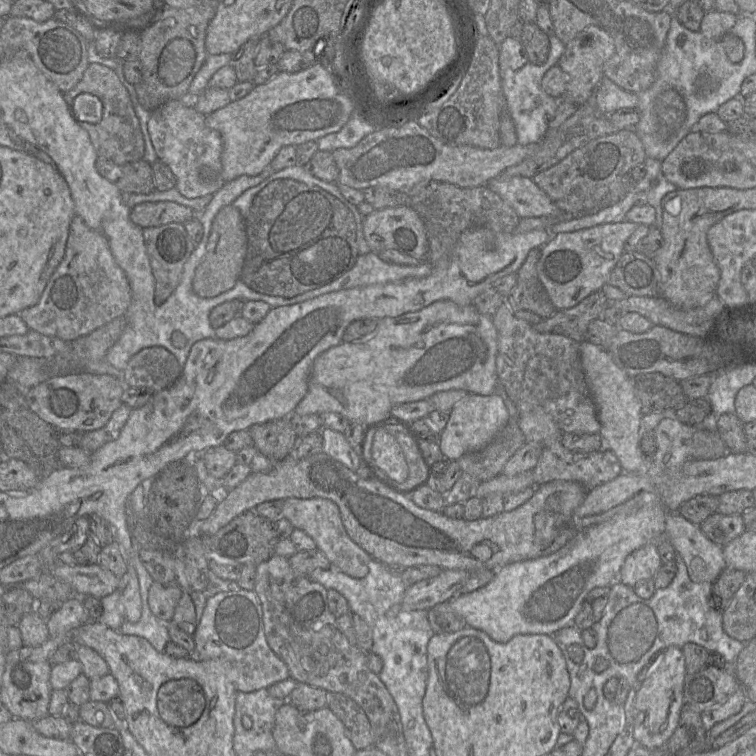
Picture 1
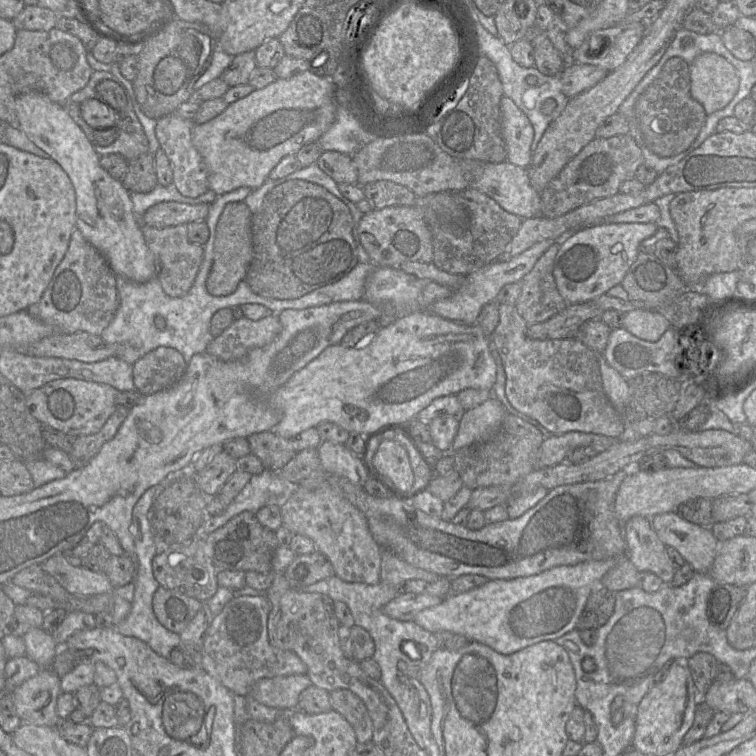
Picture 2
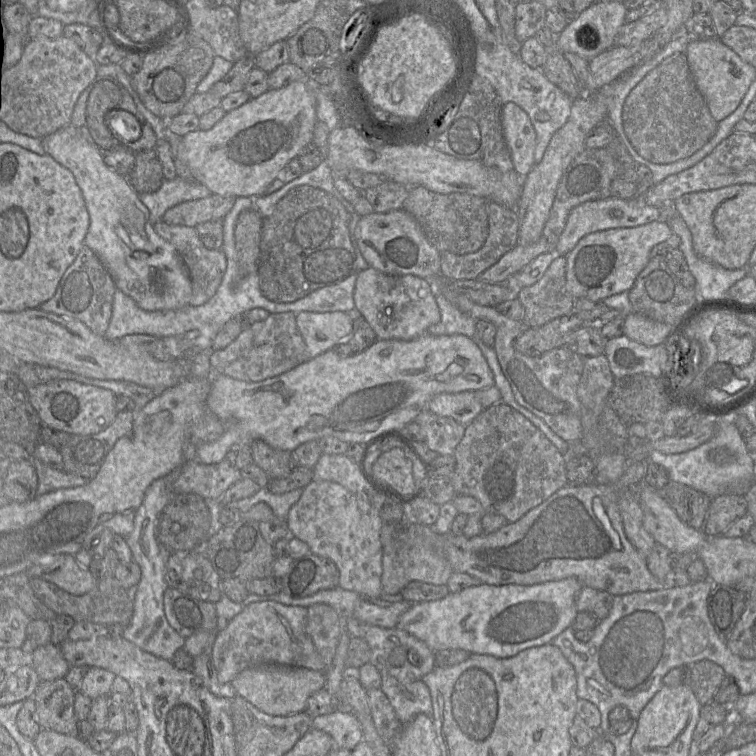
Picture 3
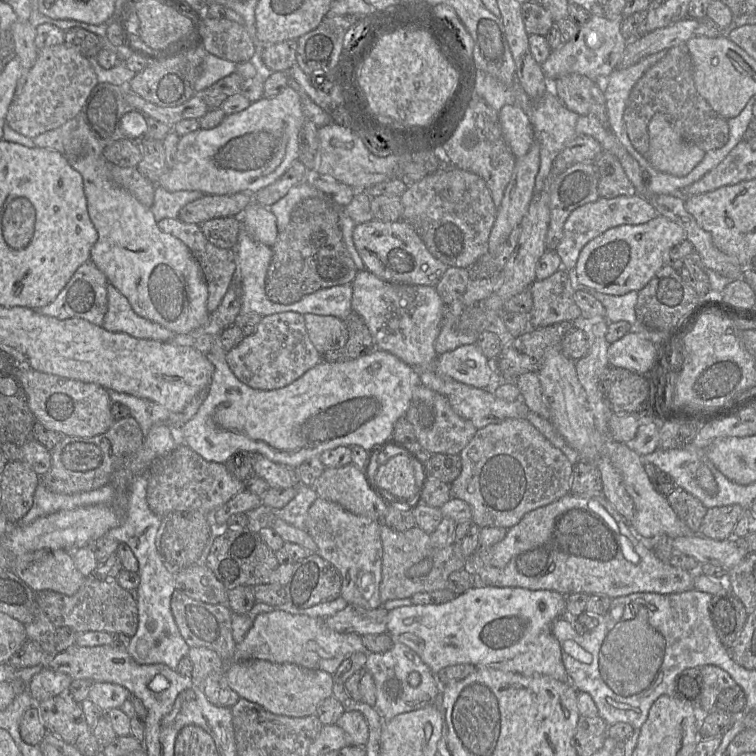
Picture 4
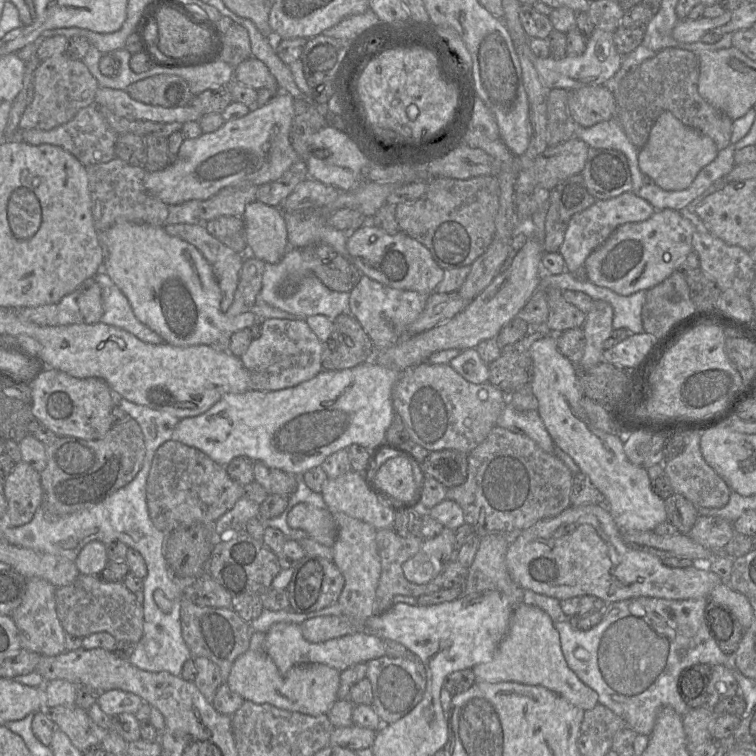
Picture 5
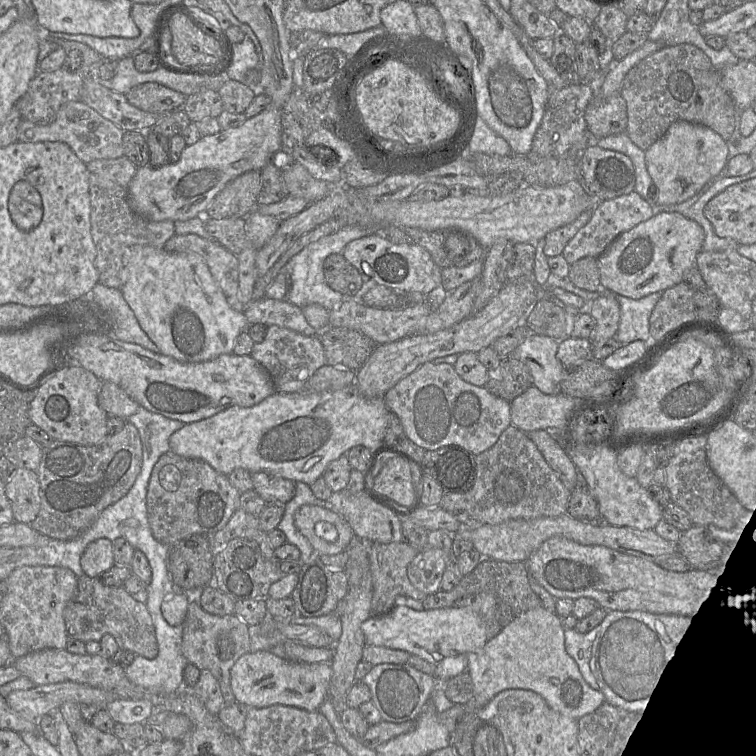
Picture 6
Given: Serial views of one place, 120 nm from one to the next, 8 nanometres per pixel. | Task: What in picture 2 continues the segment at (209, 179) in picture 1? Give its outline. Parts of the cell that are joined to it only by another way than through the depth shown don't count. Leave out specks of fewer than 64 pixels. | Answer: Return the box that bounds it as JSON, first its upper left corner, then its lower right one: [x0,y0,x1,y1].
[155,112,209,198]

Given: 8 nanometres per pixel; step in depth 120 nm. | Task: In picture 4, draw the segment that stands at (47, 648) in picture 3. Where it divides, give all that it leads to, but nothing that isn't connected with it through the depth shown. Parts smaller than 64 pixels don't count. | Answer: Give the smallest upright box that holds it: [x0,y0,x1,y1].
[28,666,72,703]

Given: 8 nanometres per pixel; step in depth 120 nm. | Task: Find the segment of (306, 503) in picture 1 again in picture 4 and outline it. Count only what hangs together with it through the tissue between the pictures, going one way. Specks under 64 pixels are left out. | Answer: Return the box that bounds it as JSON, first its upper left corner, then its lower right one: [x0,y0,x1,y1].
[305,497,383,609]

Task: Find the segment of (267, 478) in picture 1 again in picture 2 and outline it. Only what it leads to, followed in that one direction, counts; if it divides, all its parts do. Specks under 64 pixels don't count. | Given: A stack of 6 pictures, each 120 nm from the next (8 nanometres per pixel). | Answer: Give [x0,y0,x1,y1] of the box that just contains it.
[297,467,642,593]

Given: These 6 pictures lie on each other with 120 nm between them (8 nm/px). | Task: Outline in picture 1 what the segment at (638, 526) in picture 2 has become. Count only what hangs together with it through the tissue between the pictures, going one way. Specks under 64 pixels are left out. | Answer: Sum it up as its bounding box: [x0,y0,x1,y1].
[619,542,661,588]

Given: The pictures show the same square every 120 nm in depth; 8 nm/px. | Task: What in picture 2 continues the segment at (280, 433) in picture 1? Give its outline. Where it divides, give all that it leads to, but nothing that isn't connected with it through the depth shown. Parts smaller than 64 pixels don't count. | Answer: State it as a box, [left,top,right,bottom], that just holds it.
[247,430,296,471]

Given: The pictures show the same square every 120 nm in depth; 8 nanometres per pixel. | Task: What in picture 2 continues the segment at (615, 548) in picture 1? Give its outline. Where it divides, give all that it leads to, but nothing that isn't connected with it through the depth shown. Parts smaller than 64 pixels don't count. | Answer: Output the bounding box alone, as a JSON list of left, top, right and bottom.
[413,560,615,655]

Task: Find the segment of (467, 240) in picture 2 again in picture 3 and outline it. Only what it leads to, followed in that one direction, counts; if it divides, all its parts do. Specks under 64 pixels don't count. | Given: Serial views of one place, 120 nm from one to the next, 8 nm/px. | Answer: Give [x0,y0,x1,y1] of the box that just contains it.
[440,201,519,279]

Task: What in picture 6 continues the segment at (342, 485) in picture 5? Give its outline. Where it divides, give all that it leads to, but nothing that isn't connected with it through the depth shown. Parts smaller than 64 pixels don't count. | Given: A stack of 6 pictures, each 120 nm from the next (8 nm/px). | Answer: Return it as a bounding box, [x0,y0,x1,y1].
[329,489,403,543]

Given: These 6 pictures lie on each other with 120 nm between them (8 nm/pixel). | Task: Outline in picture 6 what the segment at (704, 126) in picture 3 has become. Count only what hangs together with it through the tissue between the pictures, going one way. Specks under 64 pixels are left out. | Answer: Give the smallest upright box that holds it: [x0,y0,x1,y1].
[620,44,736,151]

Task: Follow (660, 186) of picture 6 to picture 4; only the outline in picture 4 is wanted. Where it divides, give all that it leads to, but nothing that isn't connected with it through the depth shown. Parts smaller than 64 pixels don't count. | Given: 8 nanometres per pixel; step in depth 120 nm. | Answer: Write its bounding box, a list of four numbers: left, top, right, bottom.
[643,112,706,177]

